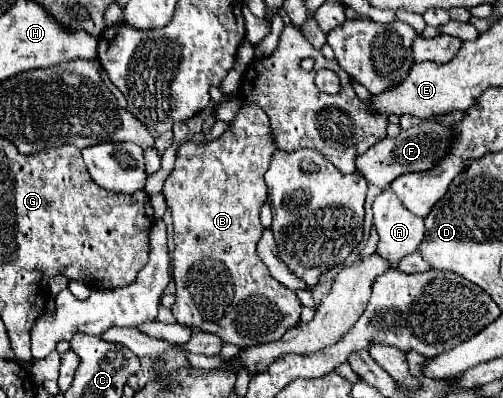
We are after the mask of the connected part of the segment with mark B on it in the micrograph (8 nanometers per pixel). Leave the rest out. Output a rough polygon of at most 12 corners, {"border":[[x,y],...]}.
{"border":[[243,104],[177,150],[177,324],[237,348],[299,324],[257,256],[273,146]]}

